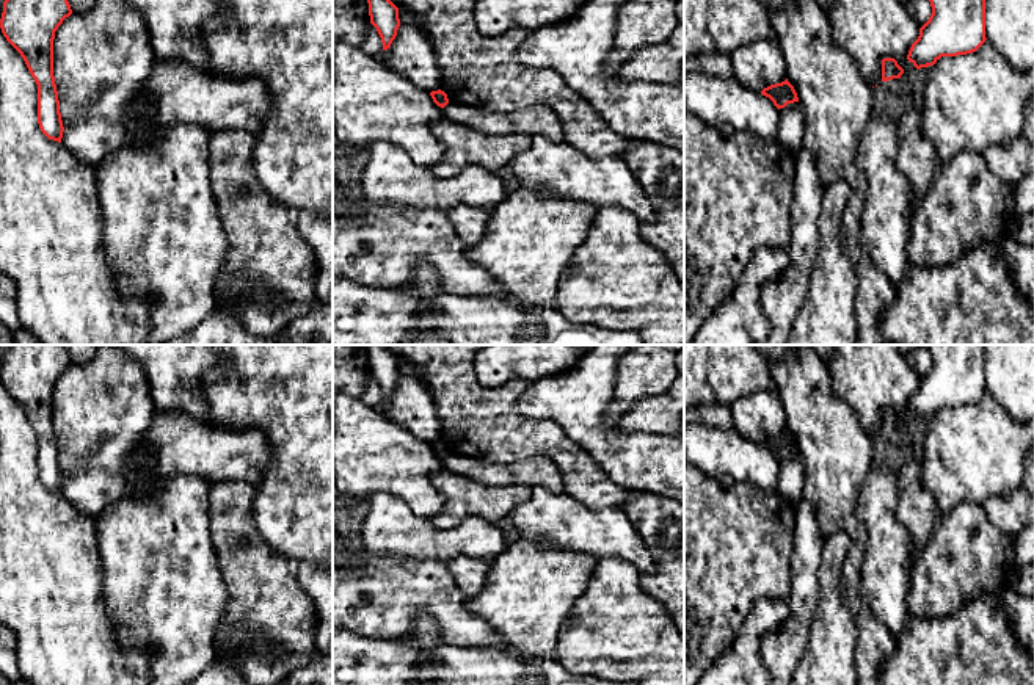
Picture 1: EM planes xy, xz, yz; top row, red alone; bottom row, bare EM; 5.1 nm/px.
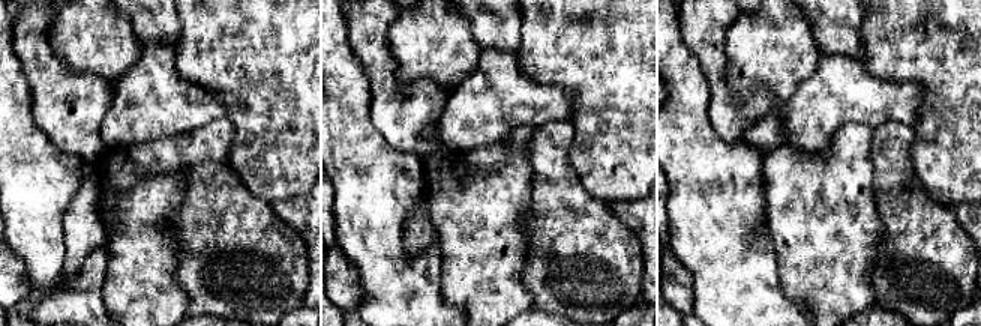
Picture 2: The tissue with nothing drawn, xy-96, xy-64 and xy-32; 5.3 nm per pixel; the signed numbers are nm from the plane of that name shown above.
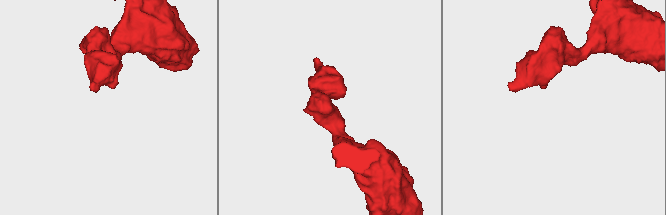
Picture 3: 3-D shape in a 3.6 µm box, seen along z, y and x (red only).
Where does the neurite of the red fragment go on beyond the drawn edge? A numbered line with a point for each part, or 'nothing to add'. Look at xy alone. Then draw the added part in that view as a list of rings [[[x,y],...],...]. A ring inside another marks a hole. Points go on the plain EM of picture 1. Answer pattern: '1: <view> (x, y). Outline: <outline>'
nothing to add

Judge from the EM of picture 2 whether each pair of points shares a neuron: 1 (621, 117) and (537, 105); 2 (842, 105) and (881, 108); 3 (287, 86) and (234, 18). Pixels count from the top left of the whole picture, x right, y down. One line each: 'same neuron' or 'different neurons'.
1: different neurons
2: same neuron
3: same neuron

